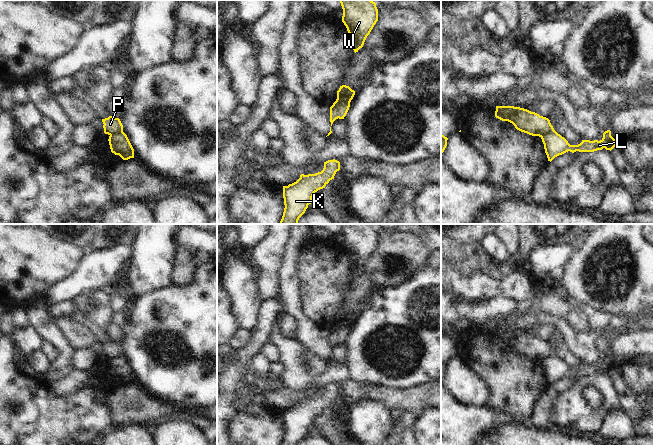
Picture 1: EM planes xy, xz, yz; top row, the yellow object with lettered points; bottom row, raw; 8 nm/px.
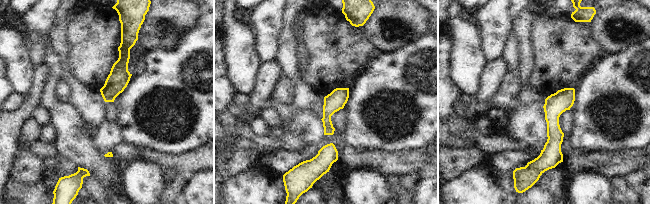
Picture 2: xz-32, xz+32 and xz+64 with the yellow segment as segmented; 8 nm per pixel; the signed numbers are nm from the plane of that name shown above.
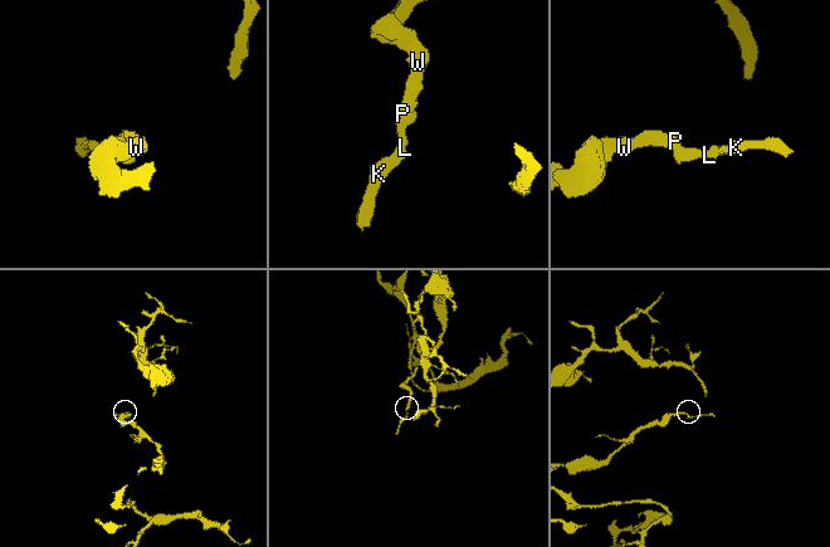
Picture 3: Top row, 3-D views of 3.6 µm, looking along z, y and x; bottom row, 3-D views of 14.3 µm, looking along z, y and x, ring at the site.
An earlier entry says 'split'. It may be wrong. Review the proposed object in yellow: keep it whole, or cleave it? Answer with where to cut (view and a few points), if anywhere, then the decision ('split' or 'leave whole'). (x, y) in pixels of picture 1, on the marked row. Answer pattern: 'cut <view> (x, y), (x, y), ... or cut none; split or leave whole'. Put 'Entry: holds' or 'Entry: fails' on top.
Entry: holds
cut xz (349, 102), (331, 107); split

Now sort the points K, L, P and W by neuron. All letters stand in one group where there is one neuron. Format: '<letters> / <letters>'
K L / P W

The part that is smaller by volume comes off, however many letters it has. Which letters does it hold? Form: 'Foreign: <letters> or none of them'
Foreign: K, L

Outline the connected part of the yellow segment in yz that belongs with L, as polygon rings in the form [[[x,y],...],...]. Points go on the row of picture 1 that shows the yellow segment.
[[[555,130],[541,137],[544,144],[545,153],[548,161],[552,161],[555,157],[562,155],[568,151],[574,153],[594,152],[597,150],[612,150],[616,145],[615,139],[611,136],[611,131],[607,130],[603,133],[603,138],[598,141],[582,140],[578,145],[570,145],[568,141],[558,134]]]

